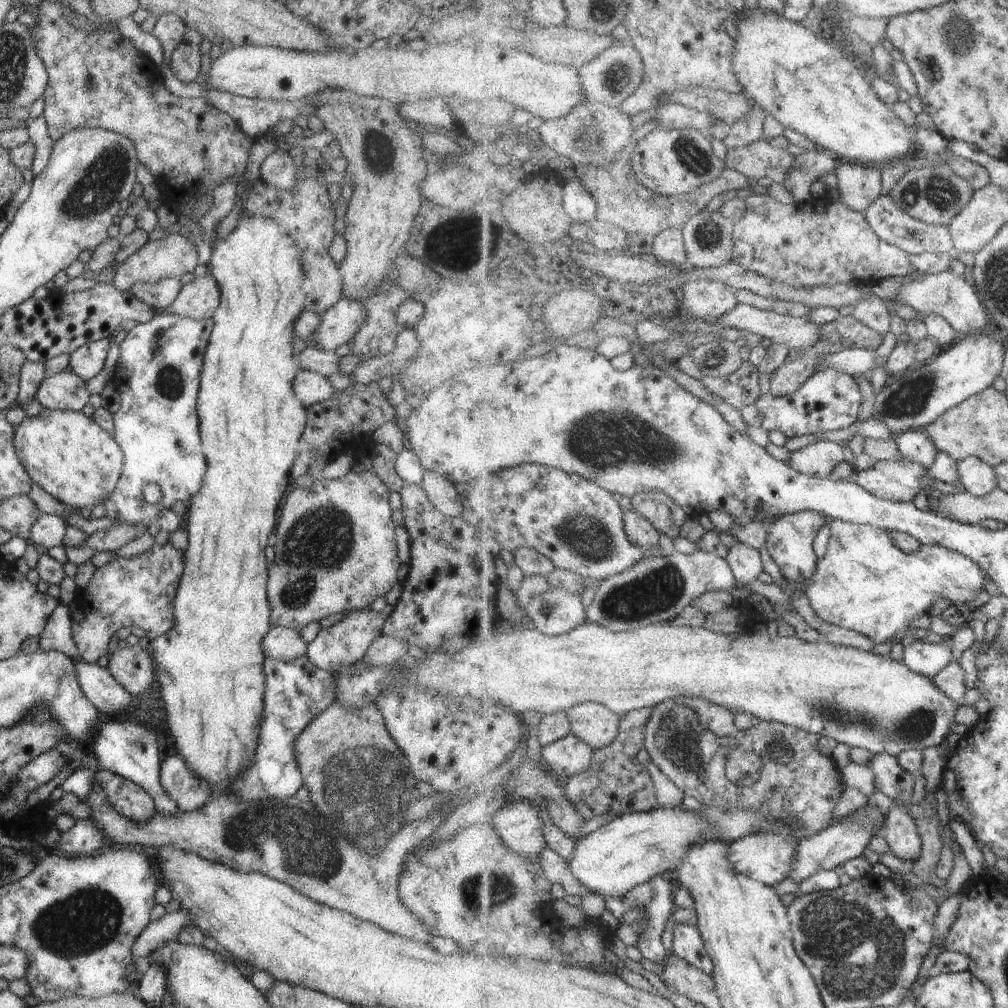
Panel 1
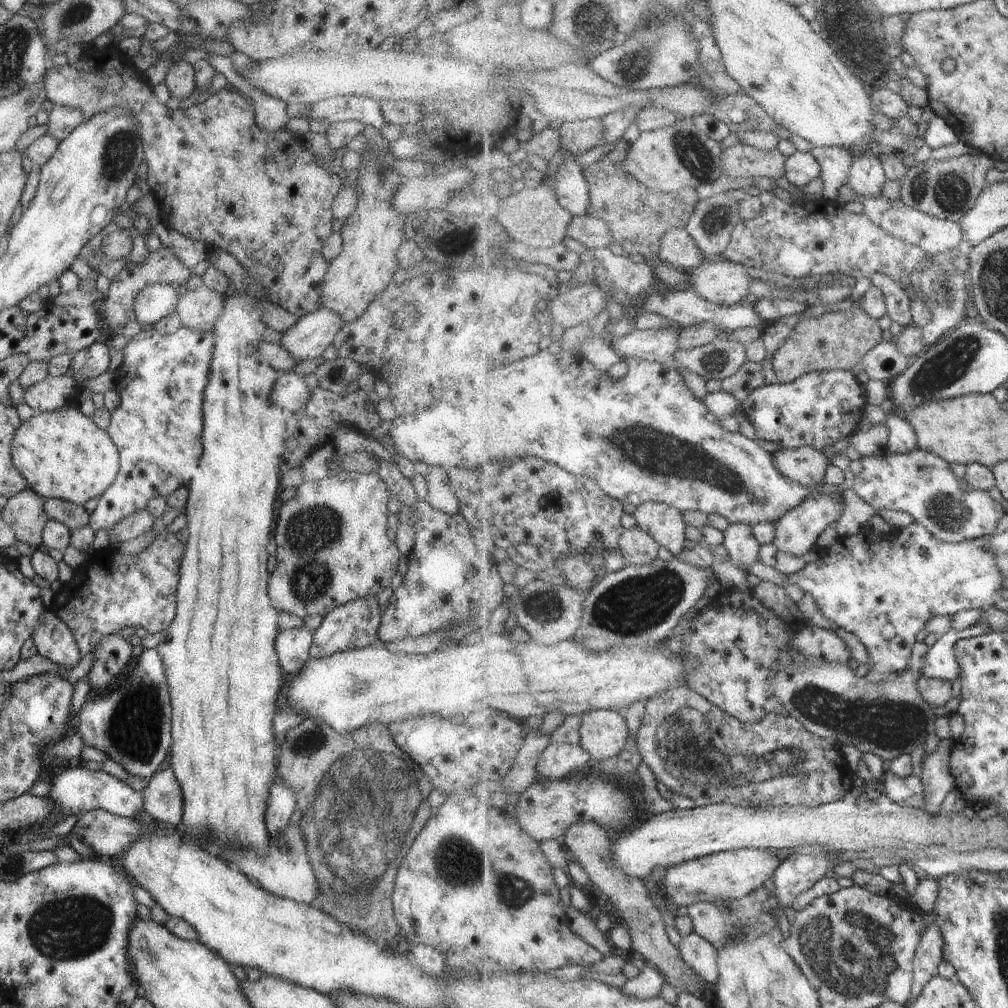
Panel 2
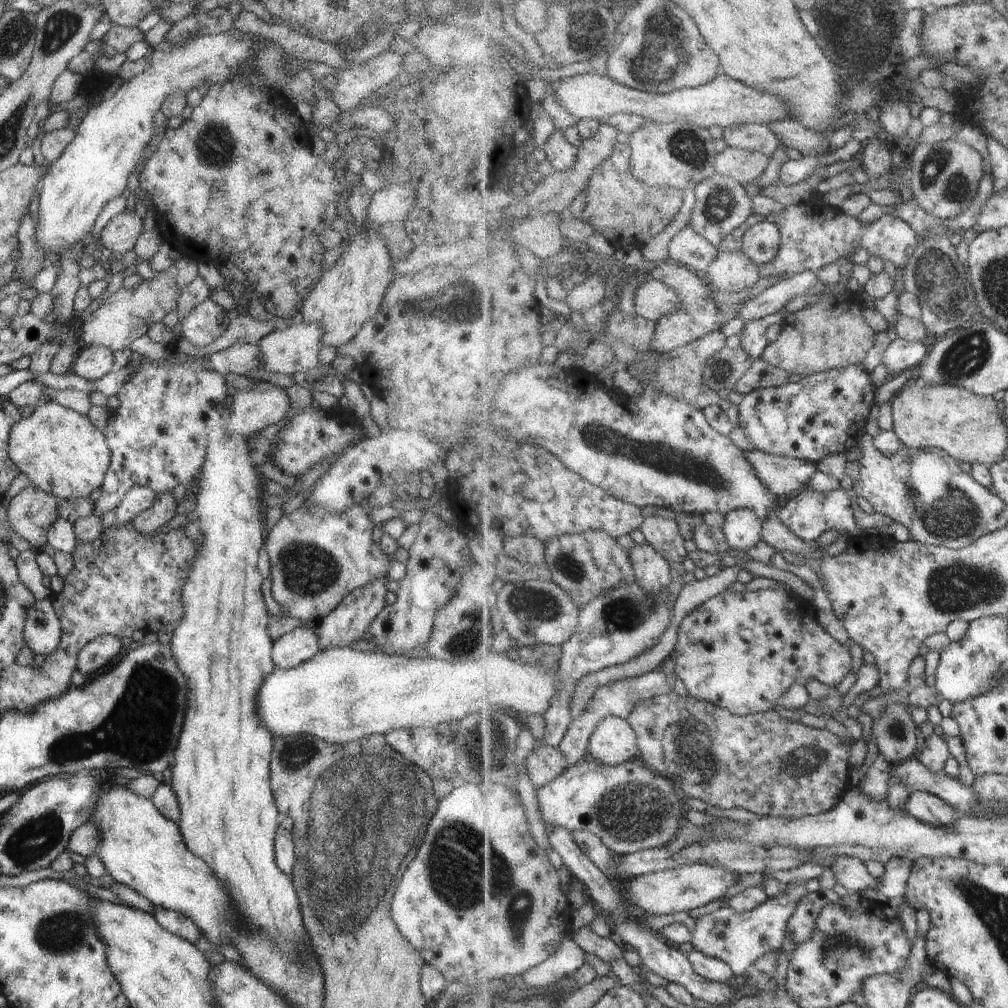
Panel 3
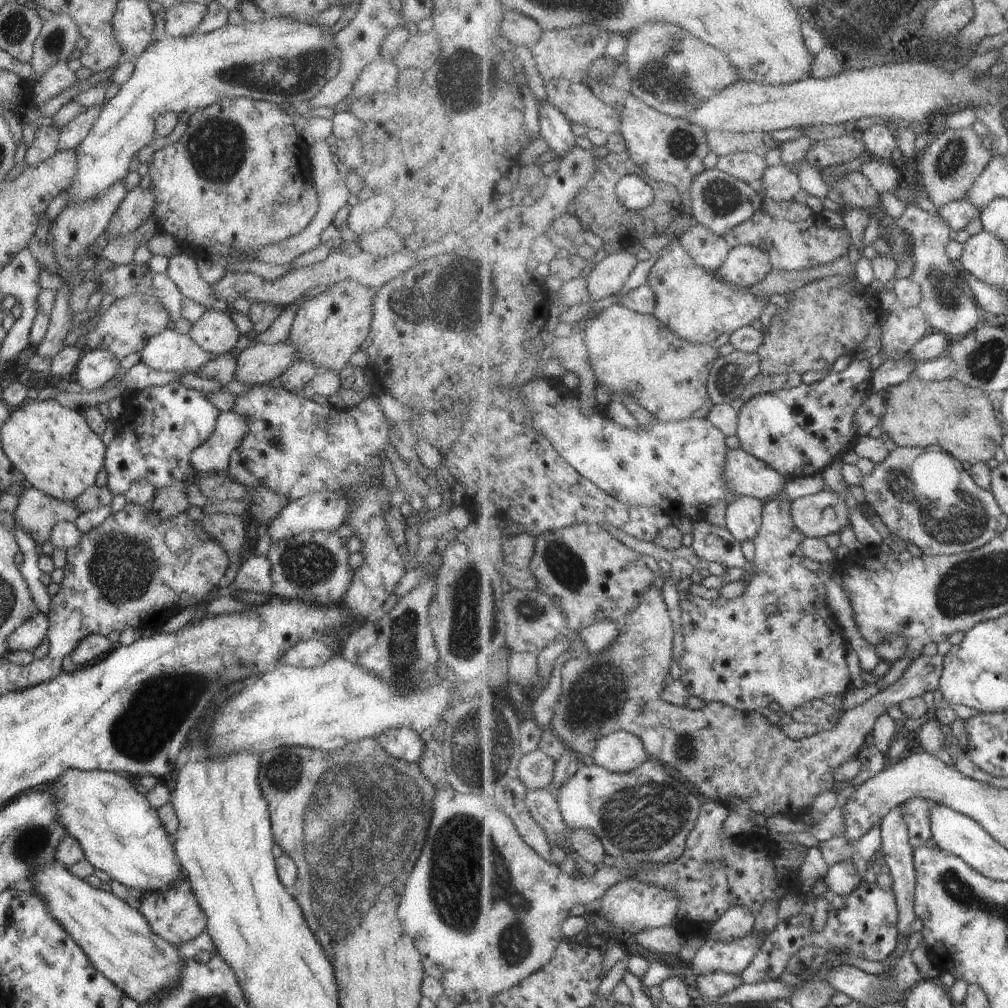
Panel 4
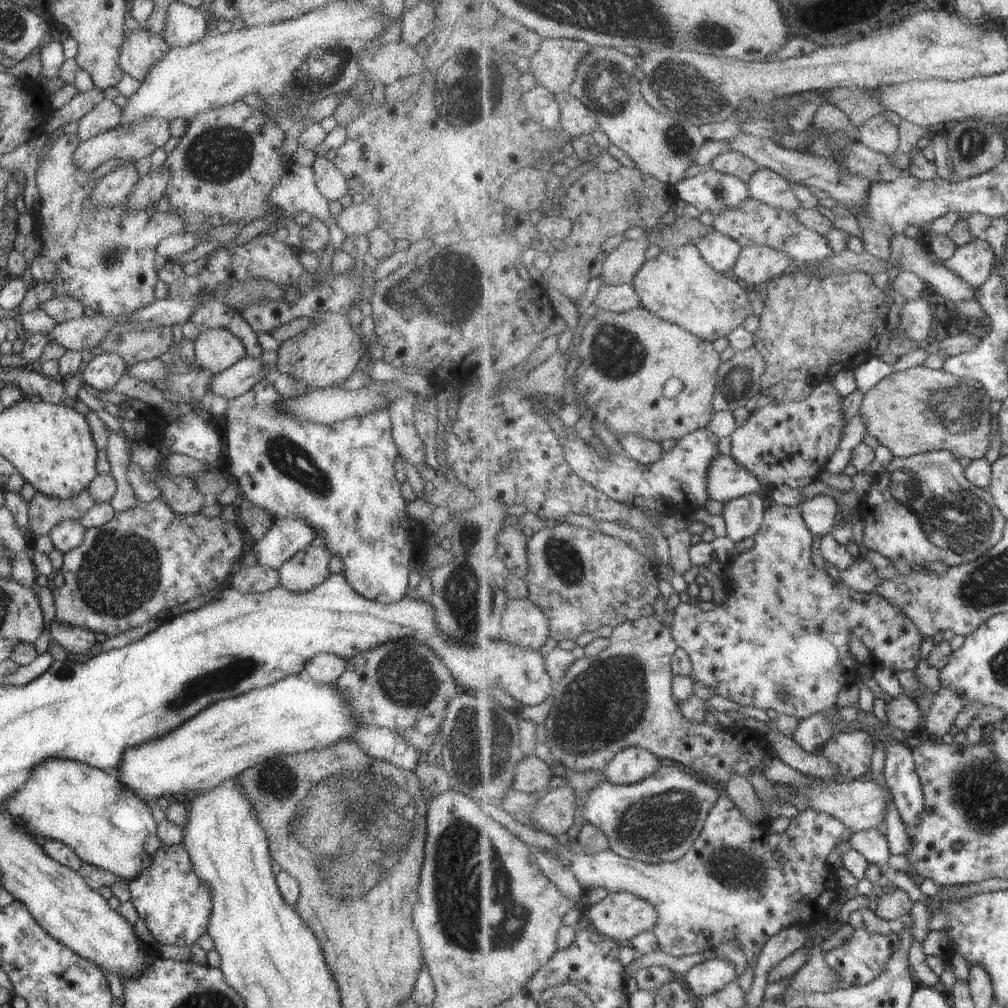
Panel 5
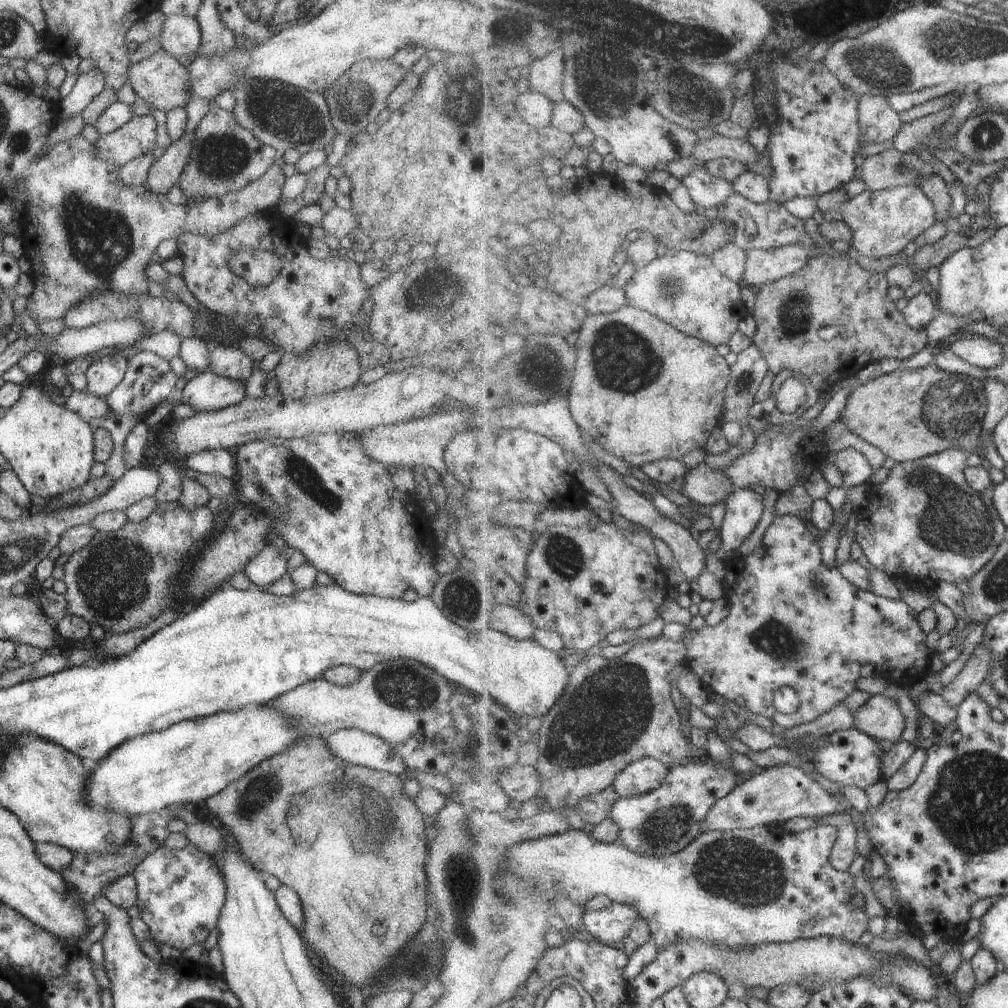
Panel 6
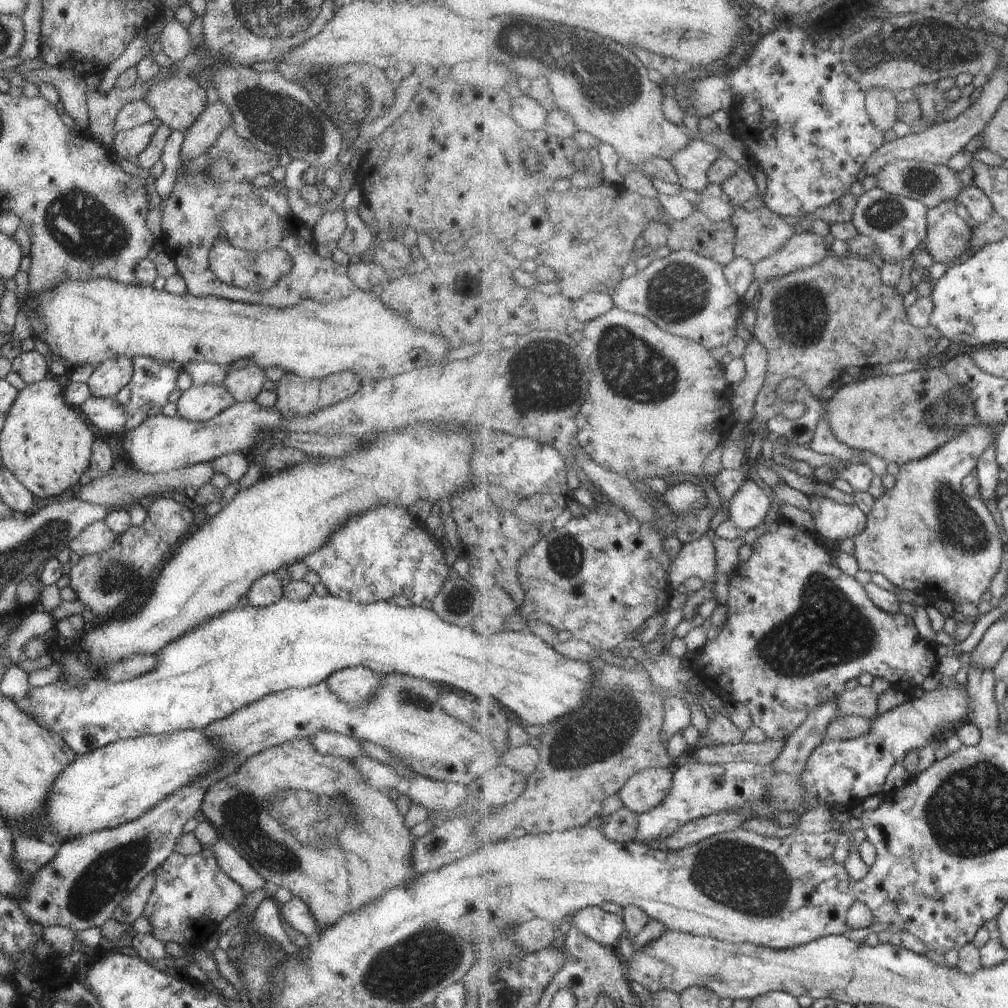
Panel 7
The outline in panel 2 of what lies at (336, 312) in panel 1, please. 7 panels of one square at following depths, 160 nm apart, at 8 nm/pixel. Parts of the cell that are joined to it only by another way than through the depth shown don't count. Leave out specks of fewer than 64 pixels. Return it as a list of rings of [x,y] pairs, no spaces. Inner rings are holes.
[[[321,307],[300,317],[293,328],[287,328],[281,334],[278,344],[295,360],[311,360],[320,356],[332,344],[343,324],[339,315]]]

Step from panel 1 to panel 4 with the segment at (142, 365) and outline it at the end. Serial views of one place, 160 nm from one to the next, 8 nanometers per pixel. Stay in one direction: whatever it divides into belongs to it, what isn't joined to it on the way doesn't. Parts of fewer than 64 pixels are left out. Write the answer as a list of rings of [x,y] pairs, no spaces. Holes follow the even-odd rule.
[[[175,381],[164,385],[149,385],[139,389],[138,394],[128,398],[120,397],[124,403],[124,413],[115,421],[117,428],[113,439],[106,444],[104,469],[107,474],[106,487],[115,495],[123,494],[133,480],[144,478],[154,489],[166,487],[177,481],[188,481],[195,477],[188,460],[189,453],[203,444],[211,436],[219,412],[207,402],[204,393],[185,388]]]

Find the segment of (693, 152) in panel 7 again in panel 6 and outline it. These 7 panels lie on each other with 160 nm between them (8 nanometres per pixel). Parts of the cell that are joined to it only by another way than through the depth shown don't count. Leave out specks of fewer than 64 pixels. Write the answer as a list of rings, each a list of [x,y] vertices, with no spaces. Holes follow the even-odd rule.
[[[714,135],[709,139],[700,139],[695,148],[695,158],[699,158],[703,164],[714,159],[730,159],[741,163],[750,164],[761,159],[757,150],[747,139],[734,140],[725,136]],[[699,168],[681,181],[688,189],[692,201],[705,210],[724,205],[727,198],[735,194],[731,182],[713,176],[706,168]]]

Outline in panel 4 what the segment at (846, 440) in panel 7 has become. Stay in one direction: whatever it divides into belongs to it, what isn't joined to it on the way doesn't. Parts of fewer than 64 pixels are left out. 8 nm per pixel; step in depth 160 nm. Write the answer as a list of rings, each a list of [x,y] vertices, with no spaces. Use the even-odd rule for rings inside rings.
[[[917,375],[882,394],[885,410],[880,426],[897,447],[938,447],[951,453],[958,462],[987,462],[1004,441],[1003,426],[997,422],[997,403],[978,388],[959,379],[926,381]]]

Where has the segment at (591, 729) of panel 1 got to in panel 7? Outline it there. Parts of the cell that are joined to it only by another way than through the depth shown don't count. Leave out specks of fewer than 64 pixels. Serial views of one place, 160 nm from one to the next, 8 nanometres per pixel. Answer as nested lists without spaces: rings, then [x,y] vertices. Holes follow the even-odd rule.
[[[647,769],[633,775],[619,792],[624,806],[638,815],[657,808],[674,786],[672,769]]]

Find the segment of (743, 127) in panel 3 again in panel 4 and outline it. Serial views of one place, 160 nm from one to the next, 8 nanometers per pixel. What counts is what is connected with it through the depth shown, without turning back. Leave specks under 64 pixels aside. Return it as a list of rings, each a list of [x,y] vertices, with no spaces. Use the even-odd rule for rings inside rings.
[[[707,131],[706,133],[710,150],[717,157],[736,152],[757,153],[764,157],[771,148],[780,144],[767,133],[734,133],[731,131]]]

